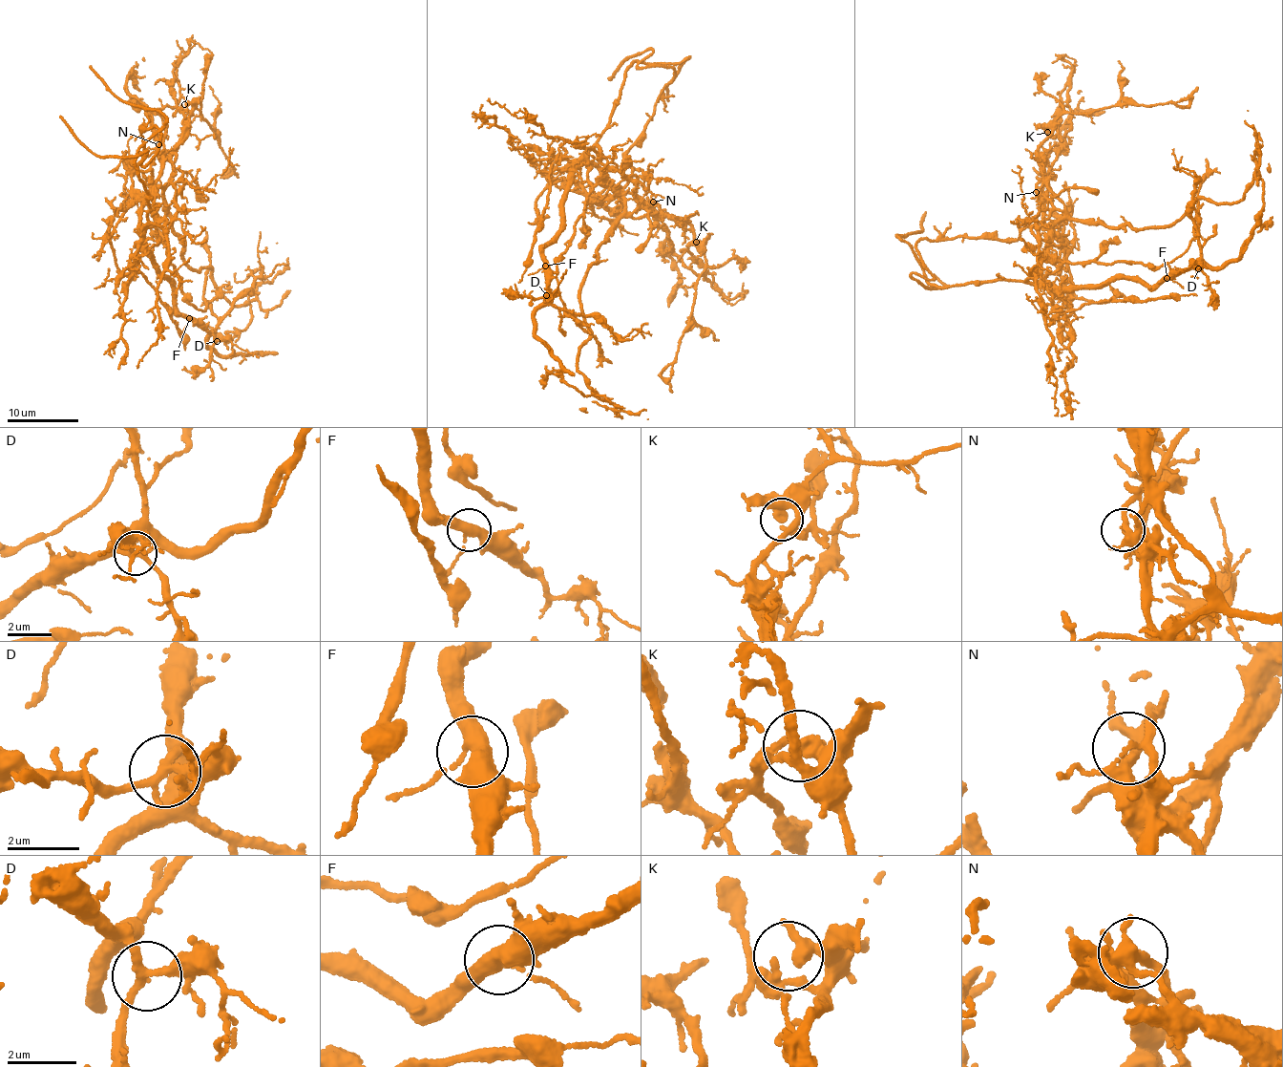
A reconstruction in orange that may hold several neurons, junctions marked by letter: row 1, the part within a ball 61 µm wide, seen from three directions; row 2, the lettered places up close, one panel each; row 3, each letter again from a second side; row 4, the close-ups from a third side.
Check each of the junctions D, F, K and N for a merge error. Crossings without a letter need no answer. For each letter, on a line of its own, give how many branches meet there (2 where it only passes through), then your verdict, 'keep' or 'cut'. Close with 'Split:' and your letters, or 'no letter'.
D: 3 branches meet; keep
F: 3 branches meet; keep
K: 2 branches meet; keep
N: 3 branches meet; cut
Split: N

